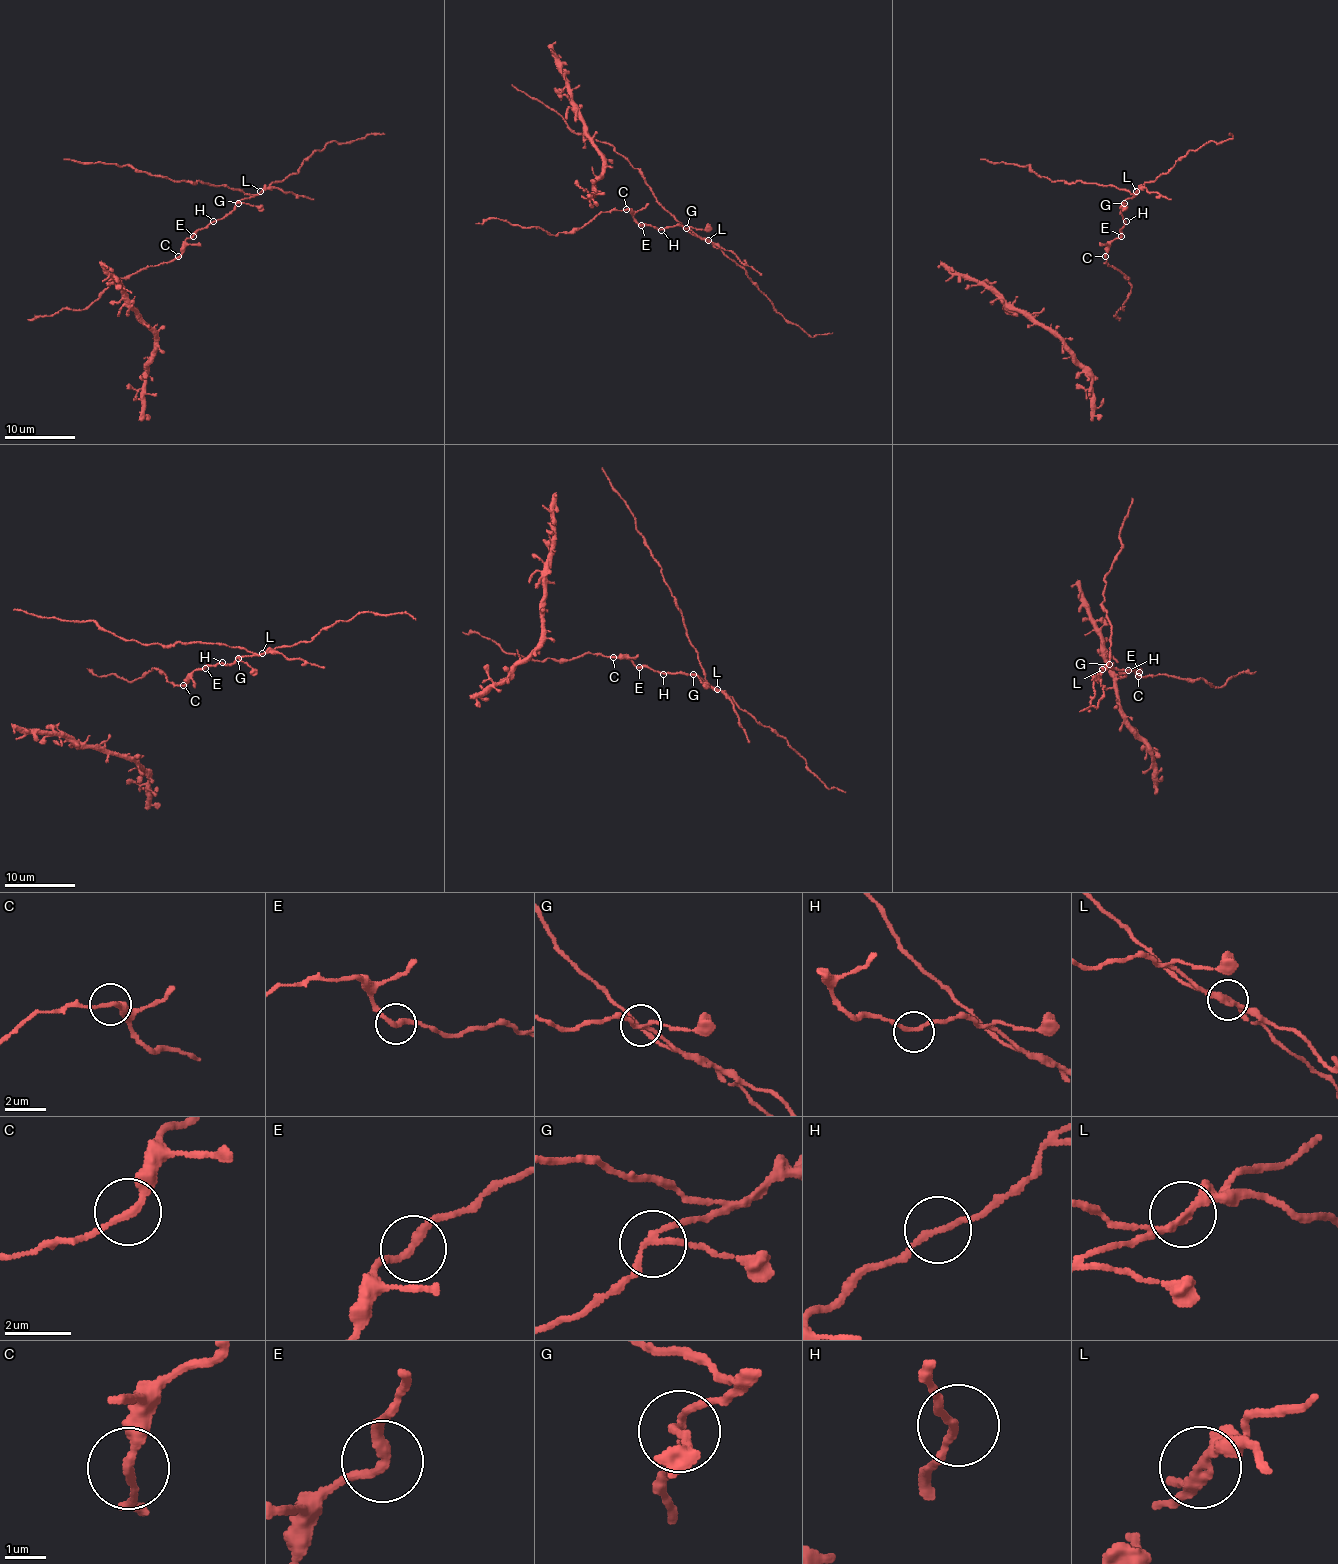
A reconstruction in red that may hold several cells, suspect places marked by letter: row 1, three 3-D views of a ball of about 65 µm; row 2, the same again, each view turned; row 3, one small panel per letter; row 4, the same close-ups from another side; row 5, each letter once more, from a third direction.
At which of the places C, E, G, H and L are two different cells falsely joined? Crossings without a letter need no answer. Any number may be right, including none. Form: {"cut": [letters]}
{"cut": ["G", "L"]}

